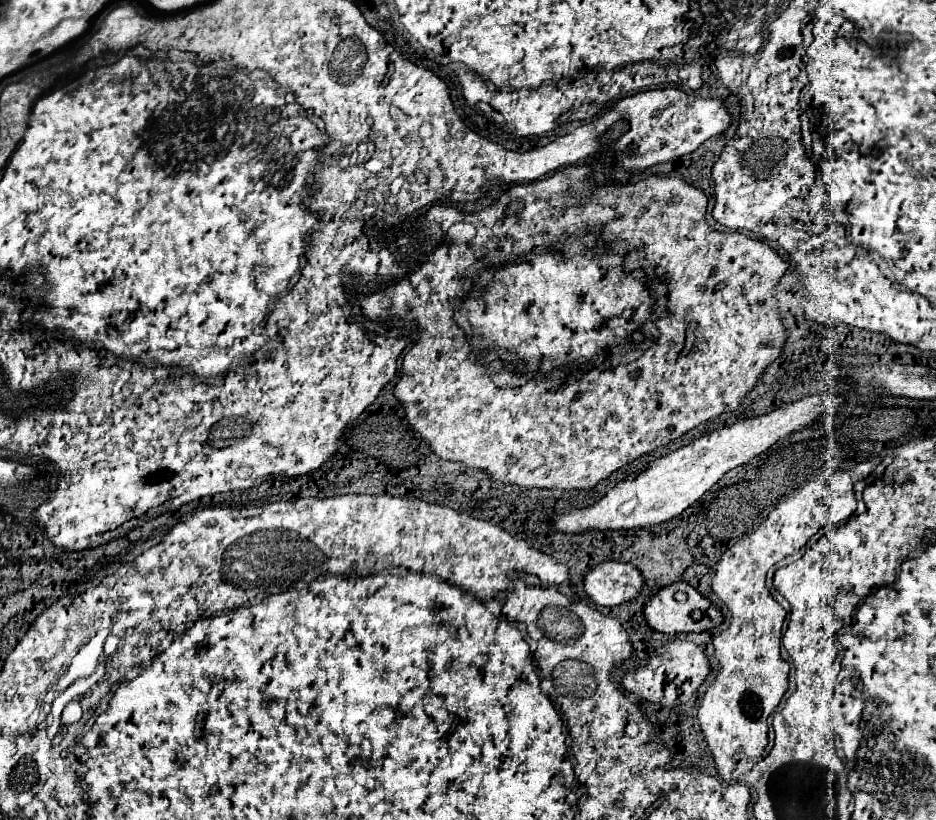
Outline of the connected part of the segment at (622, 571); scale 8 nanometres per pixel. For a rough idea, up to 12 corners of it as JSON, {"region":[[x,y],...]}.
{"region":[[616,560],[584,574],[596,606],[618,606],[642,588],[642,574]]}

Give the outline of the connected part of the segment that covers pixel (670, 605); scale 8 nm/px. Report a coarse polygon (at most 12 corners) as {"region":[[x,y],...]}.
{"region":[[688,582],[644,604],[650,628],[670,636],[704,632],[720,610]]}

